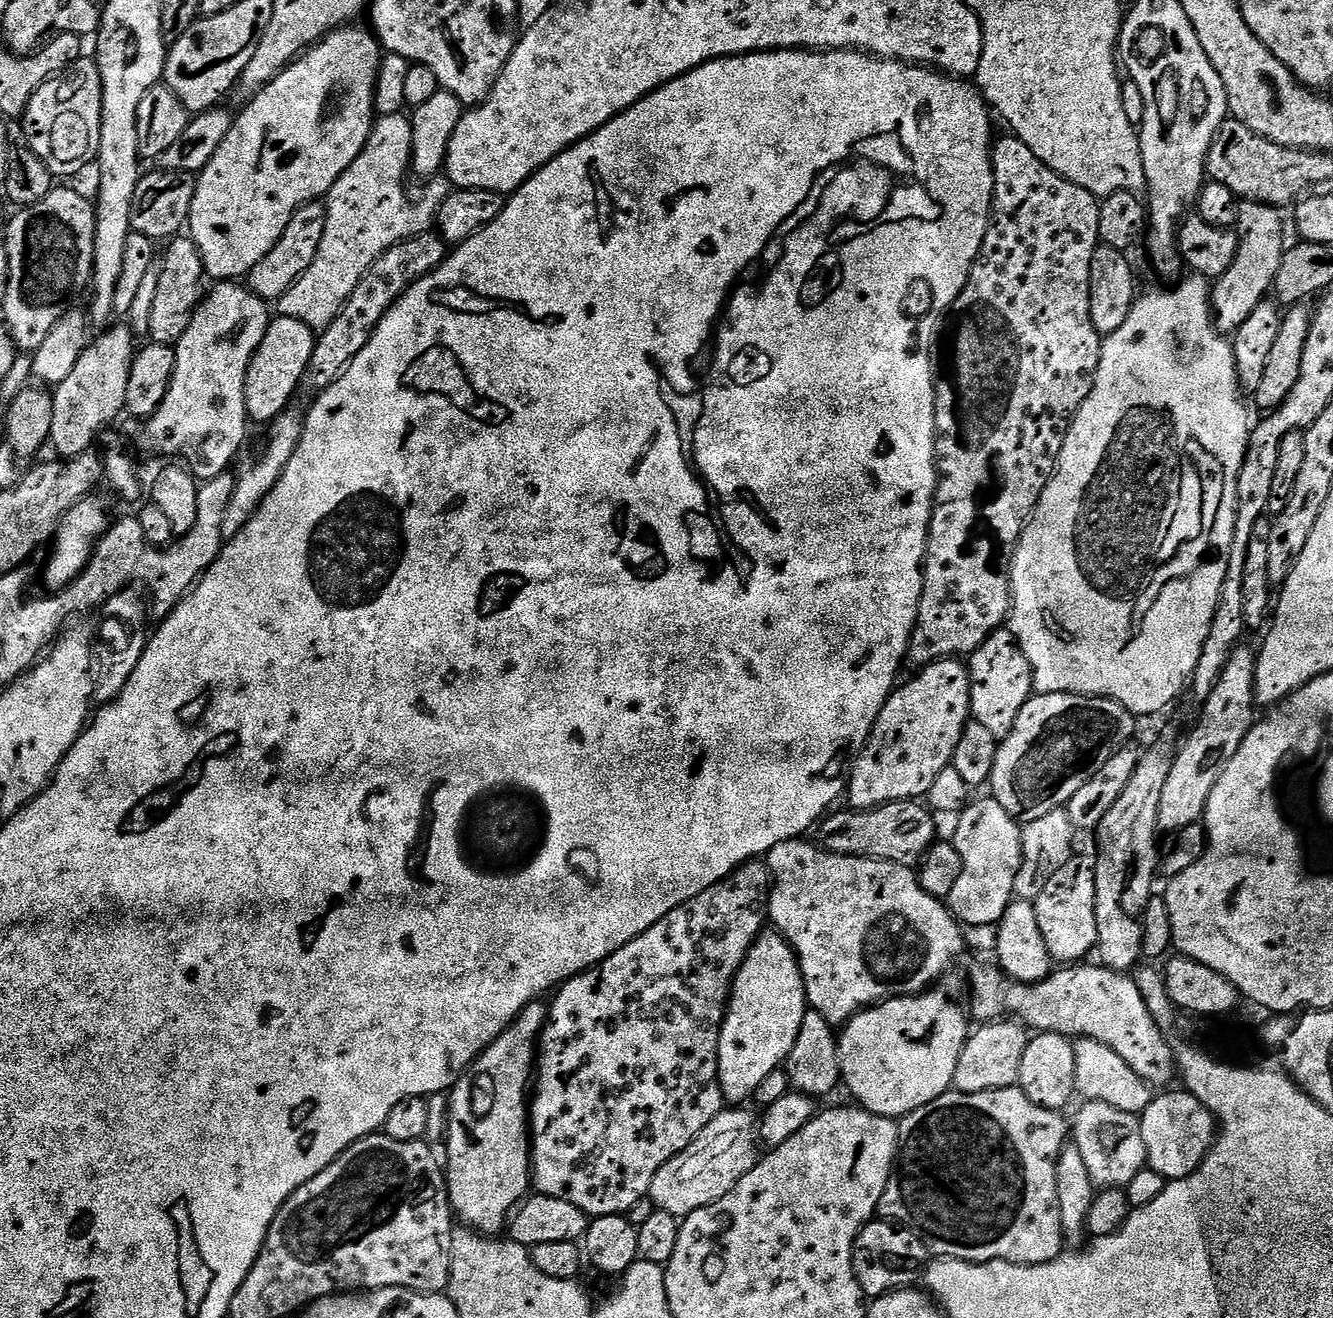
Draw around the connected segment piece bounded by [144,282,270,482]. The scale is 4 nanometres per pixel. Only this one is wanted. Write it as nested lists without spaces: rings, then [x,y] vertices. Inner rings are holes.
[[[220,282],[212,293],[205,295],[196,305],[196,313],[190,318],[186,334],[174,345],[176,365],[166,398],[153,416],[147,417],[144,436],[156,452],[165,452],[168,458],[185,456],[187,467],[197,481],[218,478],[218,474],[229,471],[232,459],[240,452],[244,444],[244,435],[248,432],[250,421],[244,401],[244,383],[246,370],[256,353],[256,347],[262,342],[270,323],[269,305],[254,295],[251,288],[240,282]]]

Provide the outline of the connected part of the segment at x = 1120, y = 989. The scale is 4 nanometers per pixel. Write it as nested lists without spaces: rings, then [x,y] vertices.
[[[1080,962],[1075,966],[1064,966],[1059,970],[1054,970],[1052,973],[1045,978],[1045,980],[1040,980],[1037,984],[1023,984],[1018,980],[1010,980],[1003,972],[1000,971],[999,967],[992,966],[992,968],[980,968],[972,976],[972,1012],[971,1015],[977,1016],[977,1021],[980,1022],[991,1022],[993,1020],[998,1020],[1007,1017],[1011,1014],[1015,1019],[1019,1020],[1021,1024],[1027,1026],[1029,1029],[1035,1030],[1037,1033],[1042,1032],[1056,1032],[1059,1036],[1067,1036],[1069,1038],[1089,1038],[1091,1040],[1097,1040],[1102,1042],[1106,1046],[1110,1046],[1110,1050],[1114,1050],[1114,1054],[1118,1054],[1120,1058],[1125,1060],[1125,1062],[1130,1066],[1136,1074],[1138,1074],[1146,1083],[1150,1086],[1157,1086],[1156,1084],[1164,1084],[1160,1086],[1168,1086],[1168,1084],[1178,1072],[1178,1065],[1176,1063],[1176,1052],[1174,1048],[1168,1045],[1168,1040],[1164,1037],[1165,1029],[1160,1025],[1160,1023],[1155,1020],[1150,1014],[1150,1010],[1146,1006],[1144,1001],[1144,994],[1140,991],[1140,985],[1136,980],[1132,981],[1131,975],[1114,972],[1111,968],[1106,968],[1101,966],[1099,963],[1093,962],[1093,964],[1088,964],[1089,962]]]

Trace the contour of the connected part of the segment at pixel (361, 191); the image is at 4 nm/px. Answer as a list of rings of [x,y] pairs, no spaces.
[[[403,113],[380,116],[373,123],[370,138],[362,154],[358,154],[358,158],[350,162],[348,169],[328,192],[322,243],[318,245],[318,254],[314,254],[310,270],[306,270],[306,274],[302,274],[302,278],[298,278],[298,282],[294,282],[294,286],[290,286],[290,290],[286,290],[286,294],[282,294],[282,298],[275,301],[274,308],[279,315],[298,318],[298,322],[306,322],[306,326],[314,330],[328,328],[350,298],[350,294],[354,294],[354,288],[358,286],[366,270],[370,270],[370,266],[374,266],[374,262],[378,262],[378,258],[382,258],[386,250],[398,246],[403,240],[412,240],[415,236],[433,231],[436,216],[440,213],[440,200],[434,198],[411,204],[408,201],[408,192],[404,189],[404,179],[410,176],[412,167],[412,142],[411,119]]]

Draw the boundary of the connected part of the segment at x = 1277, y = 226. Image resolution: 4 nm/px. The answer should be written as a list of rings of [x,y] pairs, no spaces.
[[[1244,202],[1240,204],[1240,212],[1236,215],[1240,246],[1230,270],[1222,274],[1211,285],[1212,315],[1216,329],[1225,334],[1234,334],[1254,314],[1254,306],[1261,304],[1273,291],[1278,268],[1286,251],[1284,244],[1284,220],[1279,207],[1268,204]]]

